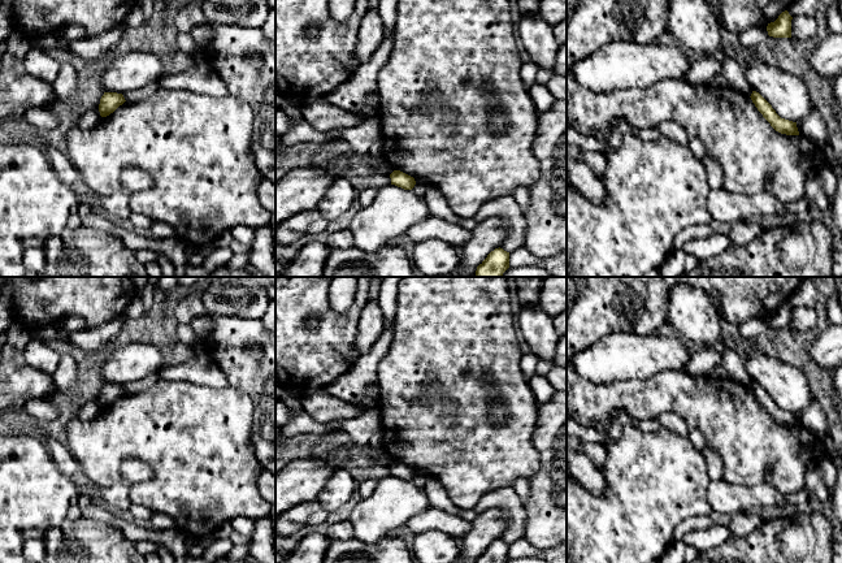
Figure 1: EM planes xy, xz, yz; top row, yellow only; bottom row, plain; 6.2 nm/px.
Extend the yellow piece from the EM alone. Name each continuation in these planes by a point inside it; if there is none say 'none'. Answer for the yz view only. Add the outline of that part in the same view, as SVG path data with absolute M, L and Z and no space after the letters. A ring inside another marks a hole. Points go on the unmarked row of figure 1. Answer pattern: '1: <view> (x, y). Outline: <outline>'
none

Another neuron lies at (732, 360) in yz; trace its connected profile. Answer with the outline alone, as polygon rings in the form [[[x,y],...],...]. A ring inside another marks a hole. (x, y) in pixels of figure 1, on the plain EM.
[[[726,348],[721,354],[721,364],[726,372],[728,380],[733,384],[735,382],[751,387],[752,380],[745,368],[743,356],[739,352]]]

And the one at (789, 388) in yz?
[[[758,348],[743,358],[743,363],[752,382],[759,384],[781,410],[800,413],[811,403],[810,382],[797,367]]]

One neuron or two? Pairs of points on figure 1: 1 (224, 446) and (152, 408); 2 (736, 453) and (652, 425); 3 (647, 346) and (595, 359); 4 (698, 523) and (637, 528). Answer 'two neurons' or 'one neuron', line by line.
1: one neuron
2: two neurons
3: one neuron
4: two neurons

